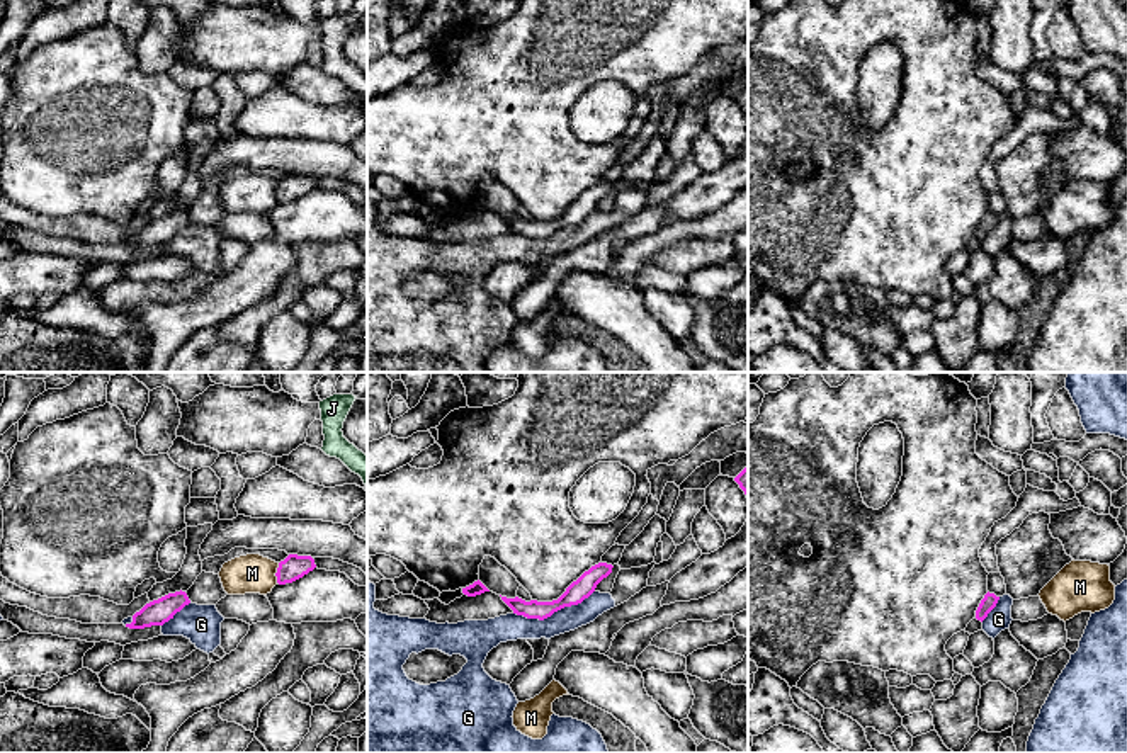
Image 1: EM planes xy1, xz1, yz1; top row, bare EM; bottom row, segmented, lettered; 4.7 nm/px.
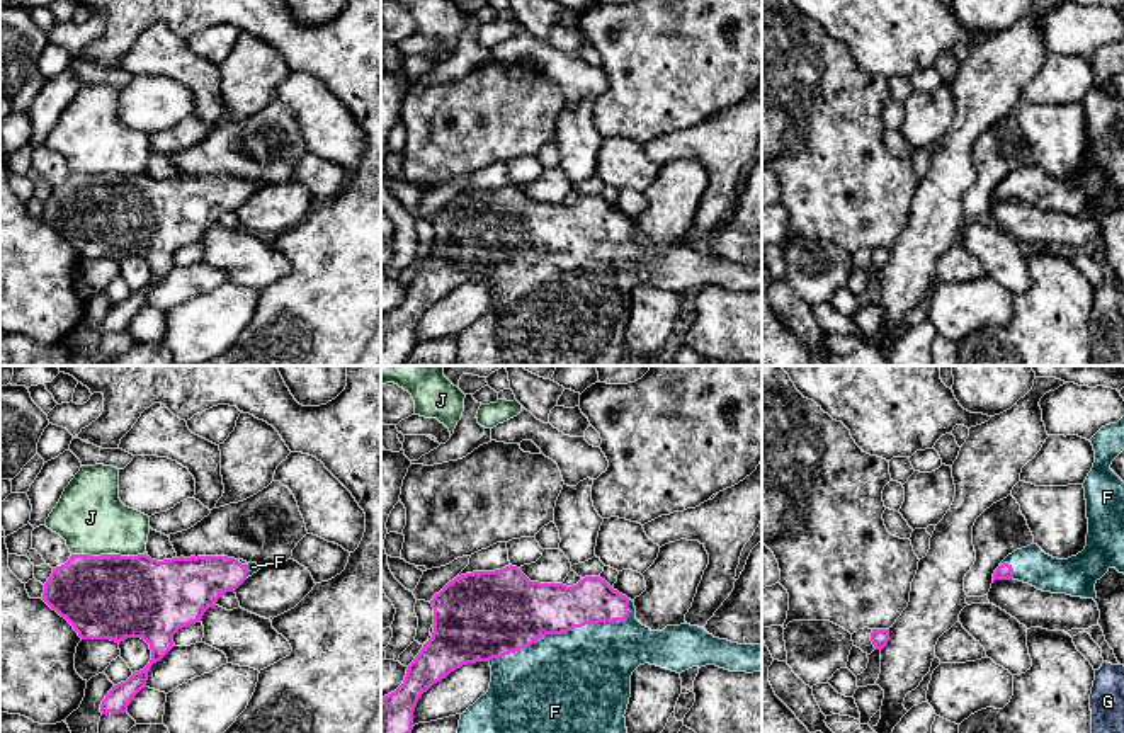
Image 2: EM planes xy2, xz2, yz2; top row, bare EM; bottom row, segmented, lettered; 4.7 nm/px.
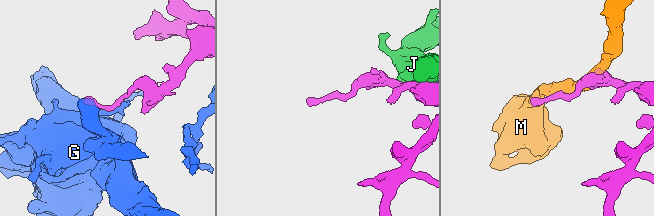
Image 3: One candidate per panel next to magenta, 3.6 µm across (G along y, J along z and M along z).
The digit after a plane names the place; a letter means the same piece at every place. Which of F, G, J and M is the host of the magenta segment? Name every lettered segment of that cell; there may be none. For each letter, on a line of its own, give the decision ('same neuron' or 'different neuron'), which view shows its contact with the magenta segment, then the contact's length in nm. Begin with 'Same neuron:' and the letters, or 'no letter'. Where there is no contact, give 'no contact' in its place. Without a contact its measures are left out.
Same neuron: F
F: same neuron; meets magenta in xz2; contact 750 nm long
G: different neuron; meets magenta in xz1; contact 400 nm long
J: different neuron; meets magenta in xy2; contact 340 nm long
M: different neuron; meets magenta in xy1; contact 100 nm long

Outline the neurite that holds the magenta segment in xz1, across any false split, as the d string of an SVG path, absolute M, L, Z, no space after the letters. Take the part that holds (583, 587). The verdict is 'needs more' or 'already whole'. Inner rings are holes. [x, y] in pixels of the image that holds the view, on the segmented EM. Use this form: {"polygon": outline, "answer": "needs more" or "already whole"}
{"polygon": "M598 563L592 566L576 581L573 581L558 600L552 602L537 602L537 600L525 602L518 597L515 598L501 597L501 600L517 615L544 620L551 617L554 612L564 607L578 605L585 598L588 598L595 592L597 585L612 573L612 568L614 566L607 563Z", "answer": "already whole"}

